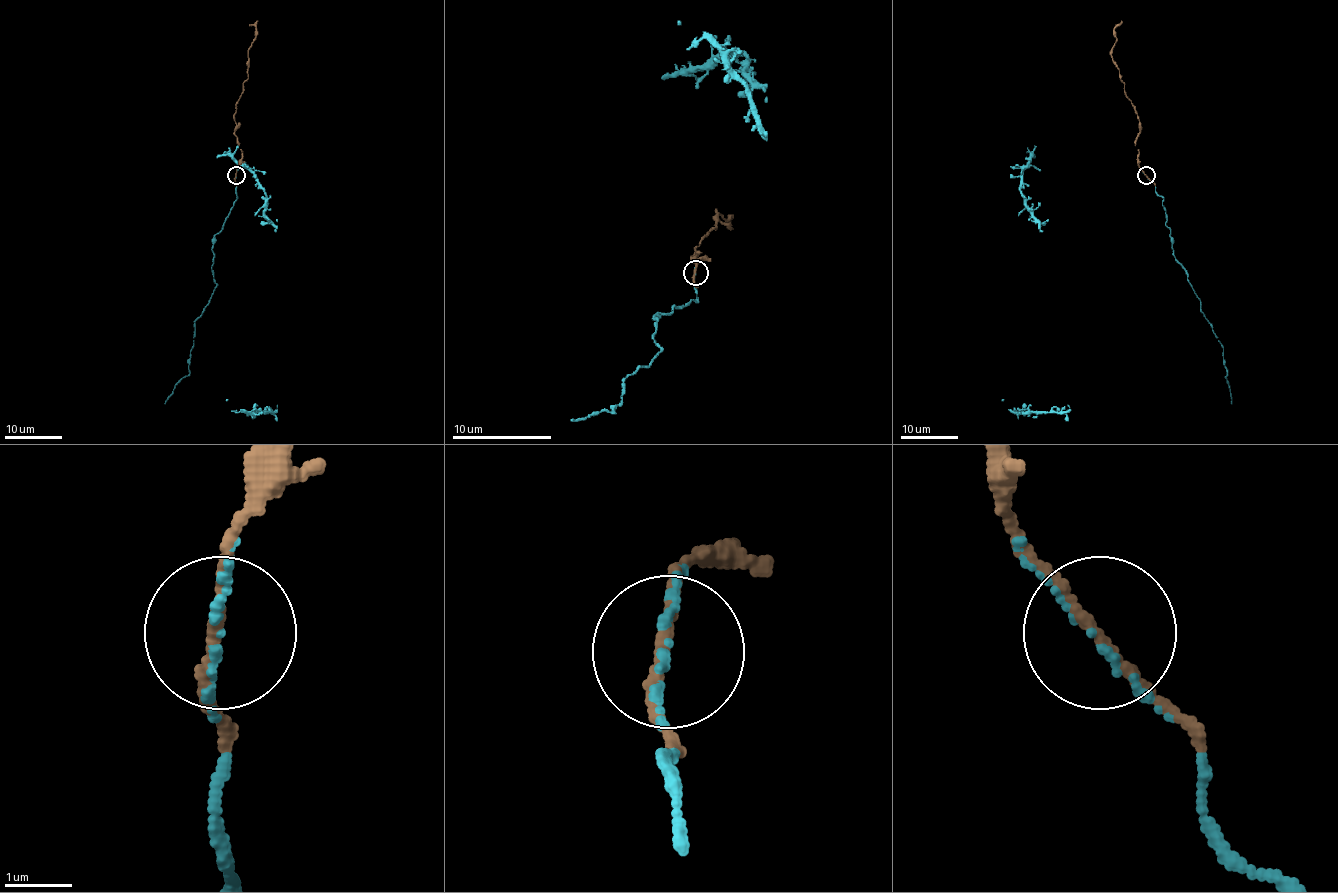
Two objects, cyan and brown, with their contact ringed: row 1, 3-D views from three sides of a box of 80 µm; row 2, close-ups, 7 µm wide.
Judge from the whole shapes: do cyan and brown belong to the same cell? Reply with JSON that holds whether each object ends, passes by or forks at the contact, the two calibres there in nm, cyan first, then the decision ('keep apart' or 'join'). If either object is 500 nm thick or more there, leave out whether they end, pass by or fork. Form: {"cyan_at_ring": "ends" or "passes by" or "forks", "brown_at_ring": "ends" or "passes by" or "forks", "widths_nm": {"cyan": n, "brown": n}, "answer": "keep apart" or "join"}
{"cyan_at_ring": "passes by", "brown_at_ring": "passes by", "widths_nm": {"cyan": 60, "brown": 150}, "answer": "join"}

